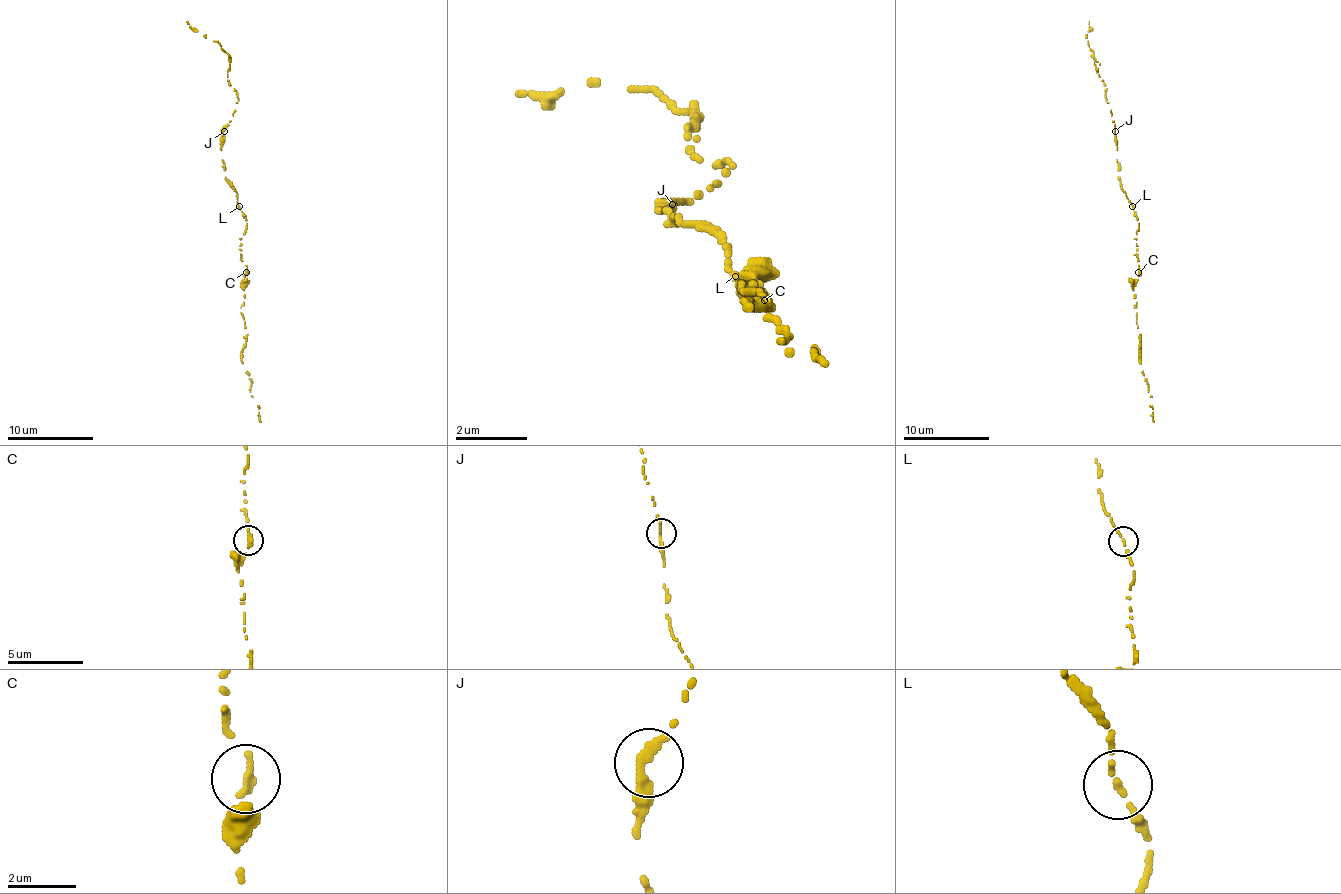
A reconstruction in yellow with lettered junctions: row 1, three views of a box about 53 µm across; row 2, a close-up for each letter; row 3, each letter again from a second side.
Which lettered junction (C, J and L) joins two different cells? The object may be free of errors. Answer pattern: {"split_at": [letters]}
{"split_at": []}

